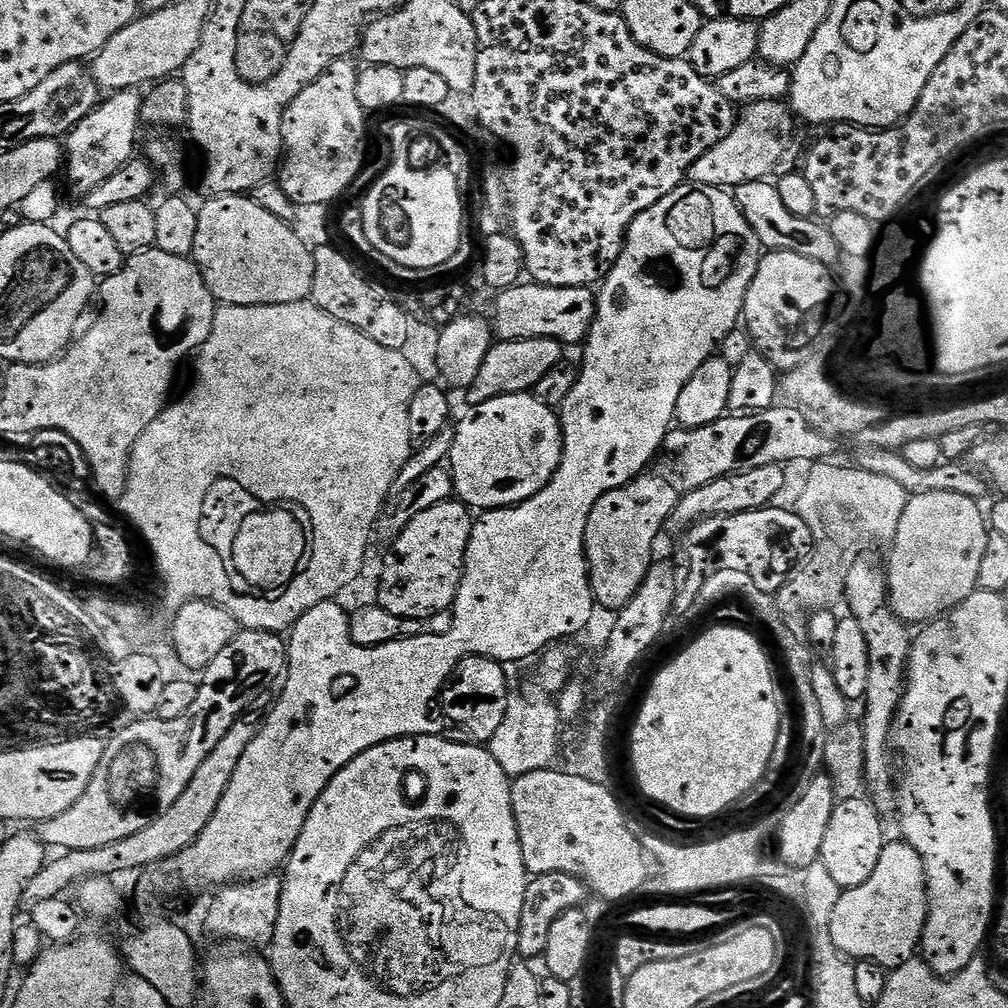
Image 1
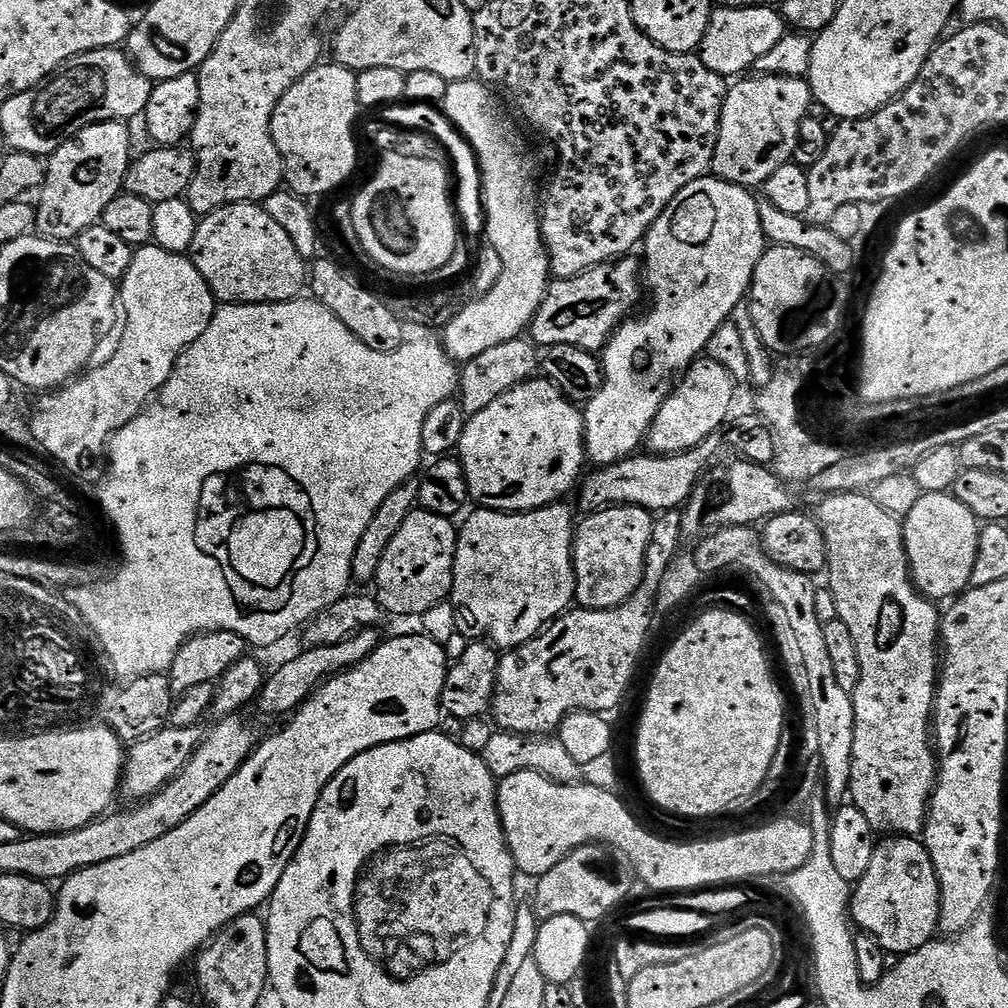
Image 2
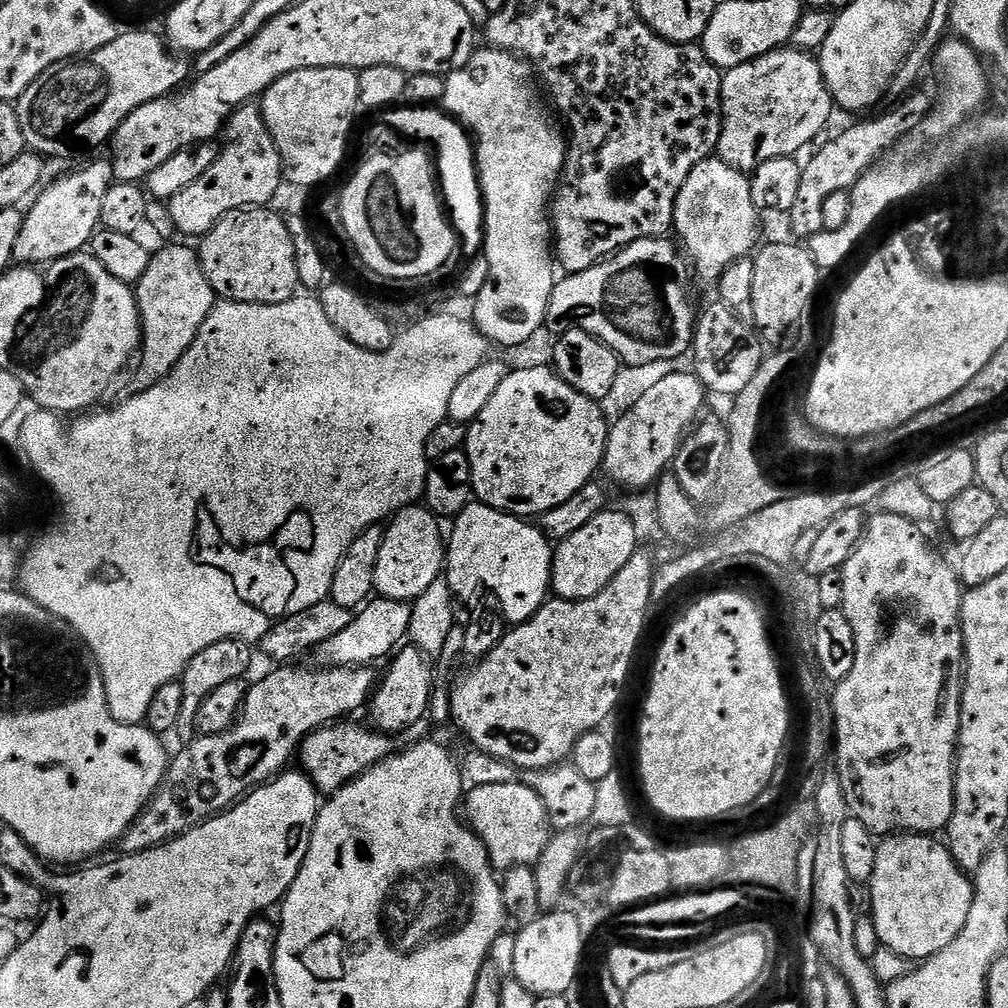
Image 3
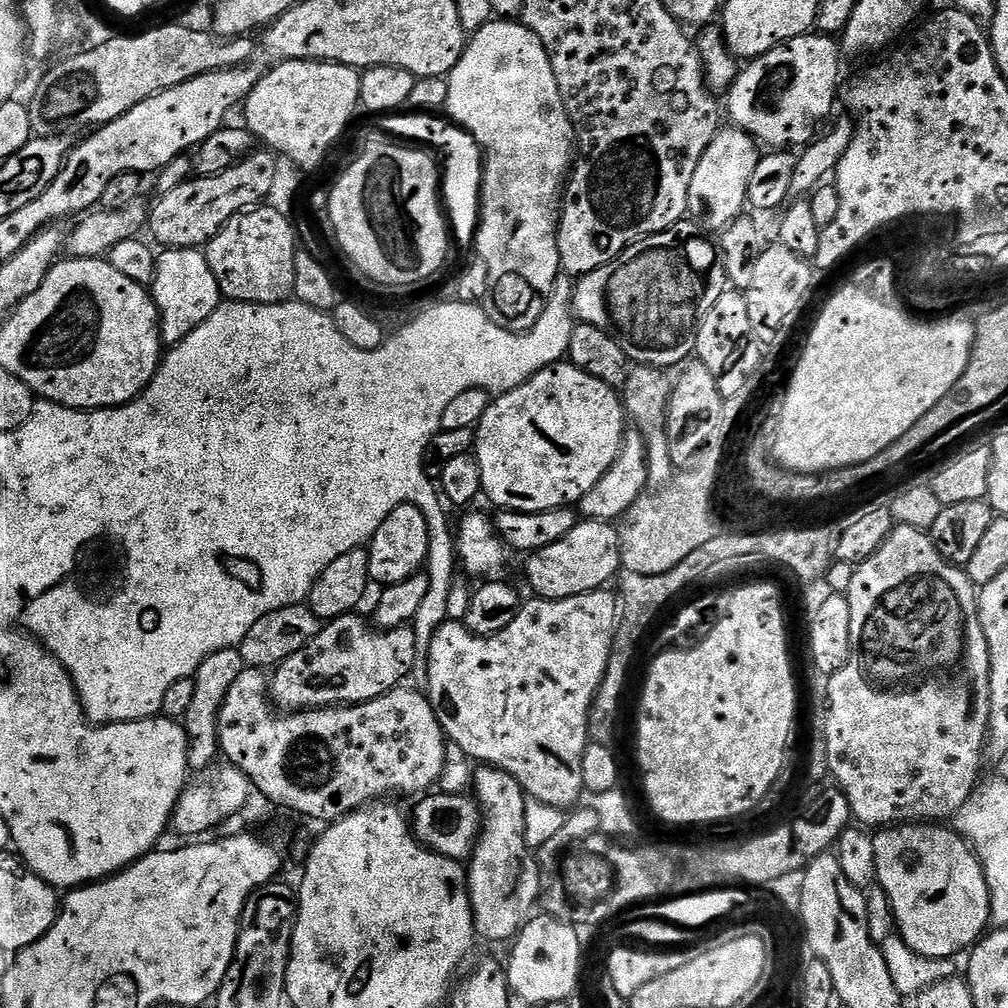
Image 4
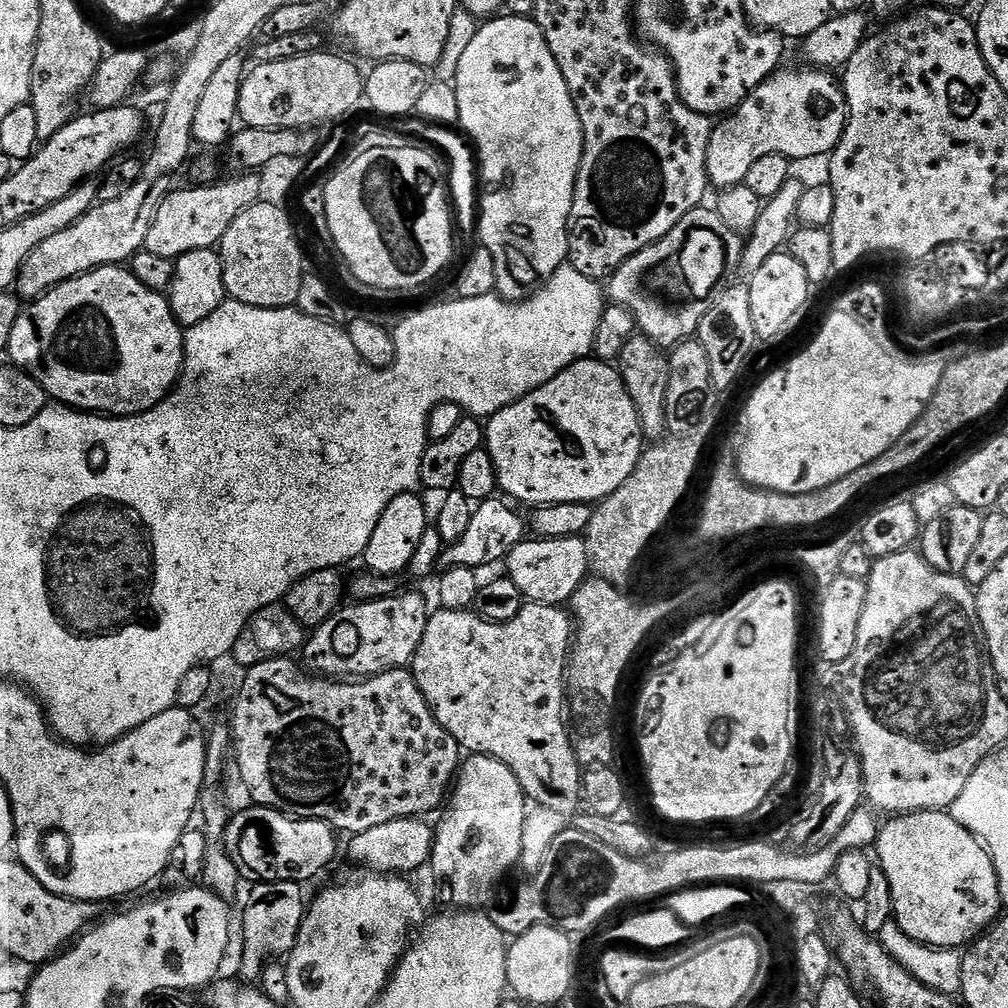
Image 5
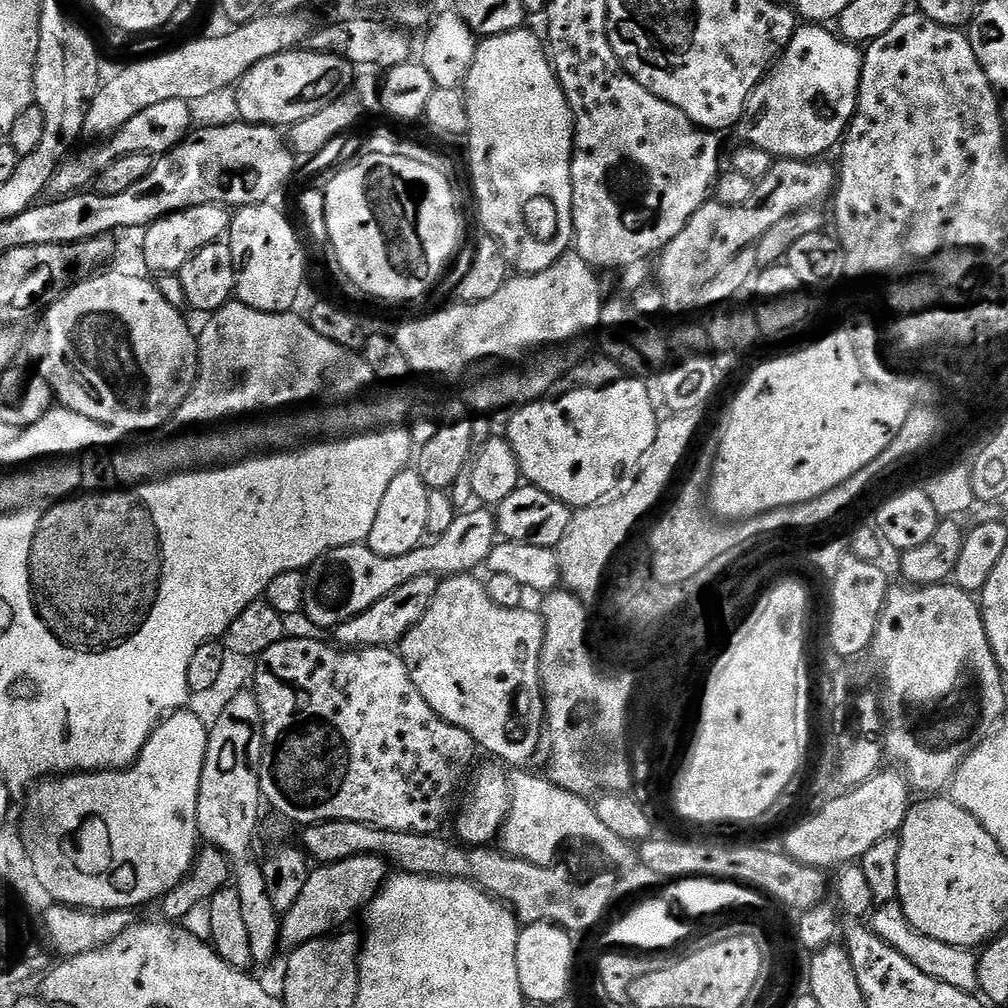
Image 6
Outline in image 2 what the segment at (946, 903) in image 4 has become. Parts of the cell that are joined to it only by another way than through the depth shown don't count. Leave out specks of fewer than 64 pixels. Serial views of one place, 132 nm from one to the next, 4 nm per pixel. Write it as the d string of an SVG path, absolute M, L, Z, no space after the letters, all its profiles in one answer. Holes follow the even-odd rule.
M892 836L877 843L874 858L850 897L850 916L855 927L874 937L888 954L907 954L934 939L940 927L940 883L919 839Z

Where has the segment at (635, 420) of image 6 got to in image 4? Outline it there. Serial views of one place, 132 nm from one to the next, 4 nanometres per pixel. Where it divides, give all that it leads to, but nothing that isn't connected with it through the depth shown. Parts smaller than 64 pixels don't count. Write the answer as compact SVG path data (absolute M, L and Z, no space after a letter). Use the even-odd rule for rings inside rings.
M561 362L534 374L522 386L499 393L475 429L474 455L482 470L482 492L495 507L510 512L541 512L579 505L580 499L610 470L624 447L626 413L622 396L606 382Z

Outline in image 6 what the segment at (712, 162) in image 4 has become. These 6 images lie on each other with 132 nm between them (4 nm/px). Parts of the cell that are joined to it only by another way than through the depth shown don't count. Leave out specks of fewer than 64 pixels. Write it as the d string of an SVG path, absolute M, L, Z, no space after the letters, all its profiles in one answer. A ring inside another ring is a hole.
M811 22L797 27L768 75L750 94L744 117L738 125L739 139L743 143L758 146L774 158L810 160L823 157L823 152L830 151L832 147L835 149L843 141L852 123L852 116L856 113L856 99L860 97L864 57L857 45L841 38L833 29L832 33L828 28L831 27Z

